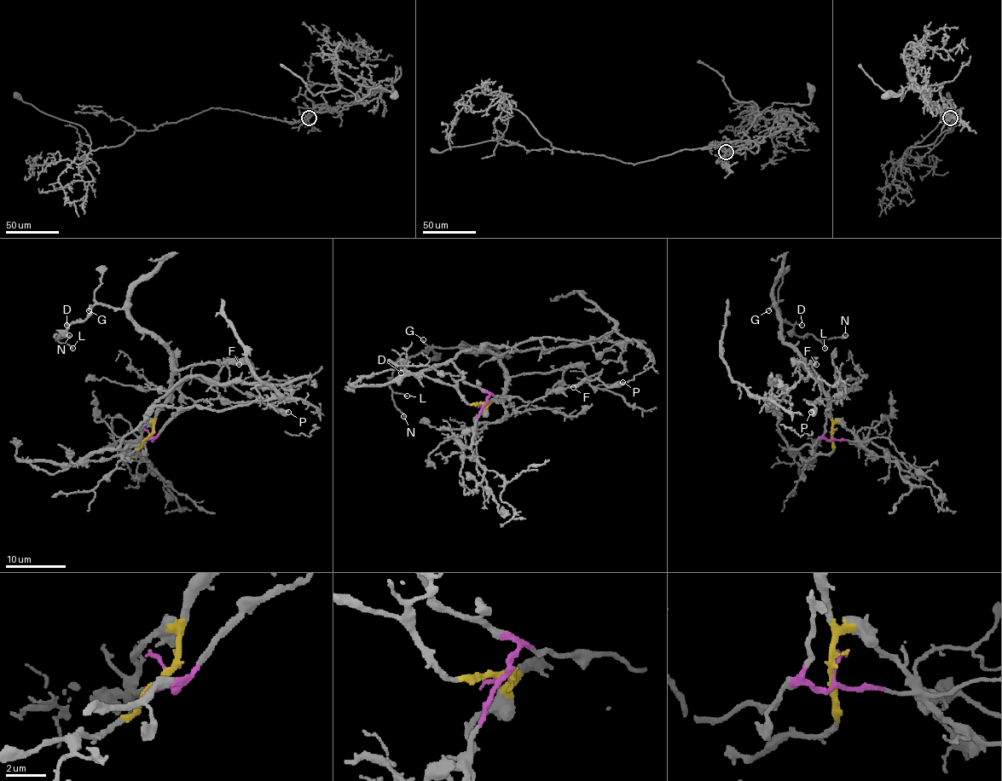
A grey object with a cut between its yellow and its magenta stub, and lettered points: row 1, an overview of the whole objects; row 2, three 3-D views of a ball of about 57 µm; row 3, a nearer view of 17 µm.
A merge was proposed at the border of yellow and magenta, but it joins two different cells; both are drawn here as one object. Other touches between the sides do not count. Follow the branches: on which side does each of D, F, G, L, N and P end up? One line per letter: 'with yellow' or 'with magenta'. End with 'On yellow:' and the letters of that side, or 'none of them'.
D: with yellow
F: with magenta
G: with yellow
L: with yellow
N: with yellow
P: with magenta
On yellow: D, G, L, N

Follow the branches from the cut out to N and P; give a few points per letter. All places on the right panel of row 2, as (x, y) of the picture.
N: (832, 436), (828, 394), (784, 341), (776, 303), (779, 315), (797, 336), (829, 339), (846, 335)
P: (832, 436), (829, 439), (823, 436), (831, 407), (828, 400), (809, 402), (814, 407), (811, 412)

